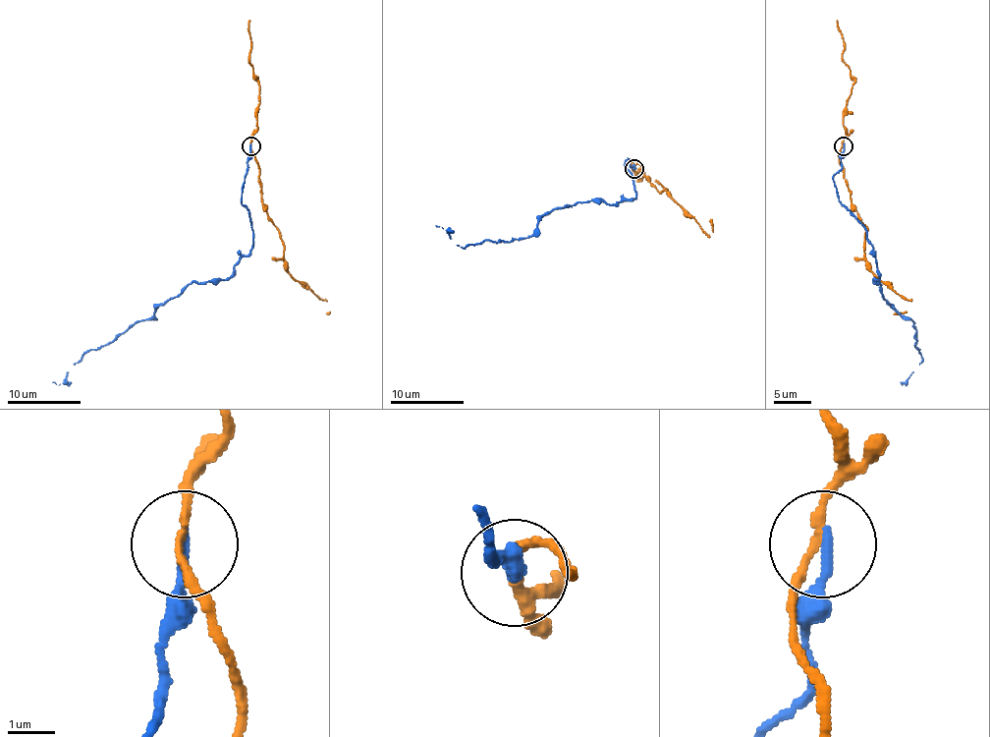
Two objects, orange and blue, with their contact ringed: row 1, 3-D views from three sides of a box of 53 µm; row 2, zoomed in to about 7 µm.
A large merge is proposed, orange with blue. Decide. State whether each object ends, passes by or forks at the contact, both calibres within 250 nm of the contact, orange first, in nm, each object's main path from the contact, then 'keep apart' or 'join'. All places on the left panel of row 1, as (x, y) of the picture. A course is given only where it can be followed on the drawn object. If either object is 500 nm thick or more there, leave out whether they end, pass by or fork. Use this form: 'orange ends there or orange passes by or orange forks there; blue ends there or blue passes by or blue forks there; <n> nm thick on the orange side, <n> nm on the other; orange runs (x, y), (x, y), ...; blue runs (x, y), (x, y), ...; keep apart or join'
orange passes by; blue ends there; 150 nm thick on the orange side, 200 nm on the other; orange runs (251, 144), (258, 167), (262, 207), (277, 227), (284, 248), (284, 267), (326, 301), (330, 311), (326, 313); blue runs (251, 146), (242, 205), (253, 246), (235, 271), (191, 282), (148, 319), (89, 349), (62, 383), (53, 381); keep apart

